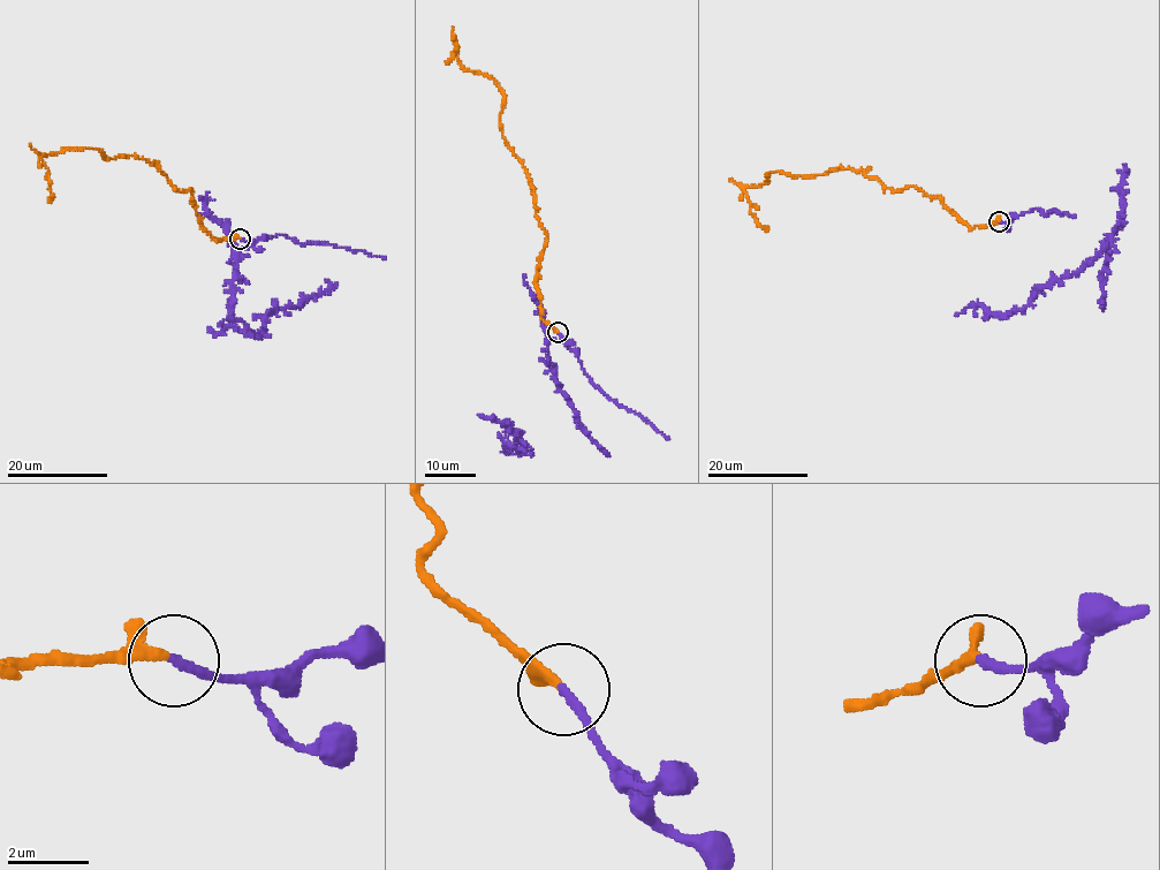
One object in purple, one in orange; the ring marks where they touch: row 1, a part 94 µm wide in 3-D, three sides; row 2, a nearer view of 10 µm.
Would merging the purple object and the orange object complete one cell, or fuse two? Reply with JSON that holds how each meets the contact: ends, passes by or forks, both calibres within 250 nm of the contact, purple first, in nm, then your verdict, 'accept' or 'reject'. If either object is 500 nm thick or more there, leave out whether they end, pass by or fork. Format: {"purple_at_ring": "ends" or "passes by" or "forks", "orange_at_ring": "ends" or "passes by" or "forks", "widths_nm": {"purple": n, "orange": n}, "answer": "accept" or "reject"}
{"purple_at_ring": "ends", "orange_at_ring": "passes by", "widths_nm": {"purple": 240, "orange": 180}, "answer": "reject"}

